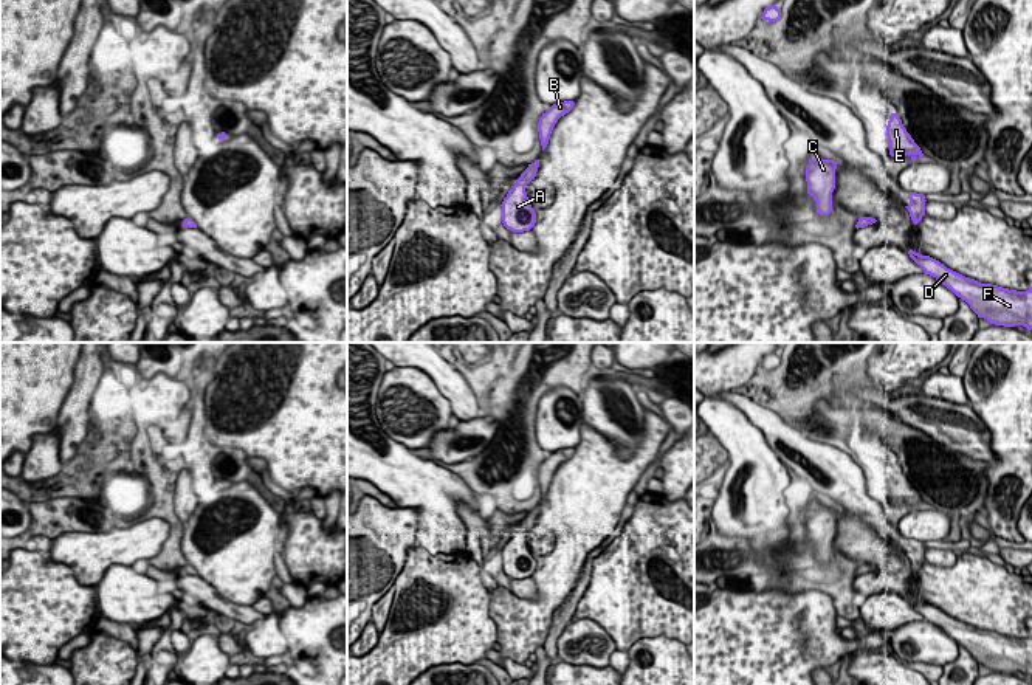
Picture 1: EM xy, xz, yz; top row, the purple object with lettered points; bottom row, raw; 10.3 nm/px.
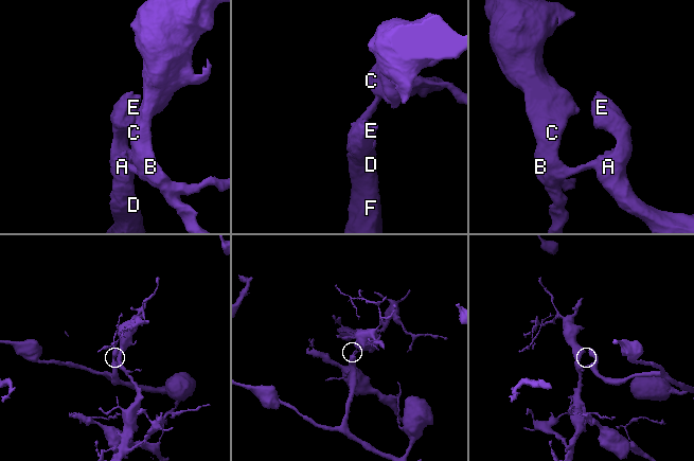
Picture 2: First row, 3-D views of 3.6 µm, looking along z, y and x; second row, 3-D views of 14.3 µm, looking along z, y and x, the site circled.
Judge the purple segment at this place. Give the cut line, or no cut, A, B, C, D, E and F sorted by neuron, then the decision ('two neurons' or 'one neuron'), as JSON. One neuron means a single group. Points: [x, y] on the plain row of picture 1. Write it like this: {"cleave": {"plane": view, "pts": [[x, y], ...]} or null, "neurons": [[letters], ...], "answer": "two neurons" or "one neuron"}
{"cleave": {"plane": "yz", "pts": [[863, 564], [871, 571]]}, "neurons": [["A", "D", "E", "F"], ["B", "C"]], "answer": "two neurons"}

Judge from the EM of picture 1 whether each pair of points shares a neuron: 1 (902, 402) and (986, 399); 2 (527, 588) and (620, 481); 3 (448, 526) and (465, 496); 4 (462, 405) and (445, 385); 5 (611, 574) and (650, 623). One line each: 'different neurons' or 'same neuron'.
1: different neurons
2: different neurons
3: same neuron
4: same neuron
5: same neuron

